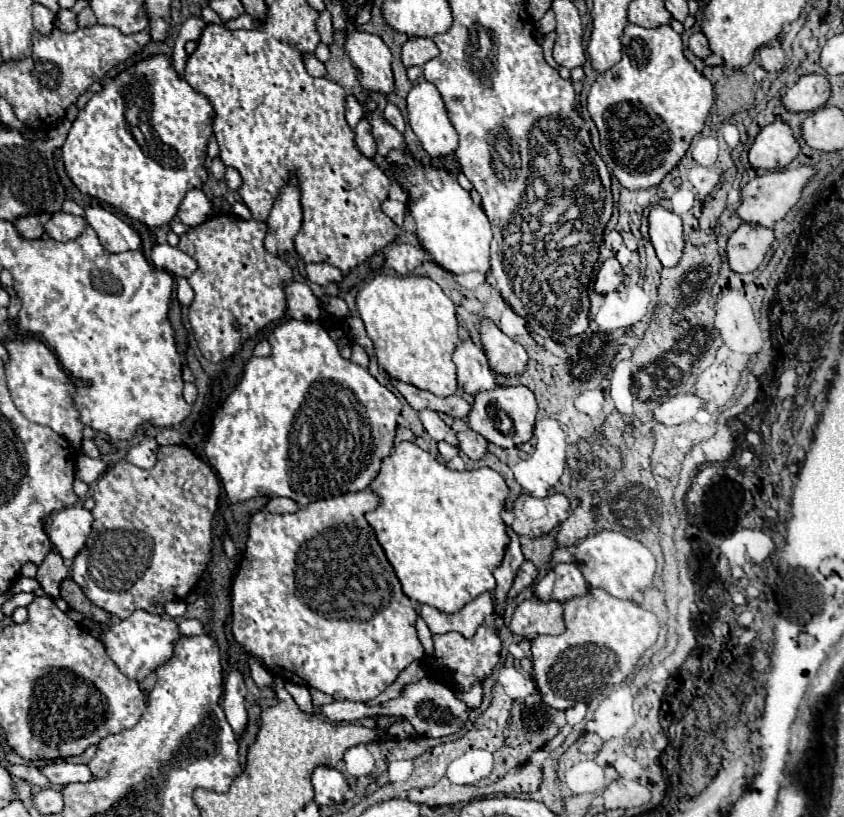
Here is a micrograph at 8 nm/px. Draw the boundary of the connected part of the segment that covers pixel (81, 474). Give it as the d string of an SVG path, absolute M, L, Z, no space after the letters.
M80 455L78 465L76 465L76 477L84 483L92 483L112 467L114 467L114 463L106 463L102 459L90 459L86 455Z

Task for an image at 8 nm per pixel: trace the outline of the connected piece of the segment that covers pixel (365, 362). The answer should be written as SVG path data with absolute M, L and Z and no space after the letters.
M354 344L352 346L352 355L350 360L363 367L368 367L370 362L370 357L362 347Z

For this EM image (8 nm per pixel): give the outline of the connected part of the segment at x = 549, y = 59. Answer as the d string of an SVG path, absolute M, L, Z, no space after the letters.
M551 32L548 36L546 34L541 44L544 53L544 59L546 59L546 63L548 63L550 67L556 67L556 61L554 61L554 58L552 56L555 37L555 32Z

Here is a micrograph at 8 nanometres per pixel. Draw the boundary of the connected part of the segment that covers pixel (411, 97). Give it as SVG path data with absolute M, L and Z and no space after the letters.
M420 79L408 93L408 121L424 151L430 157L452 155L458 145L458 135L448 119L448 111L440 93L432 83Z

